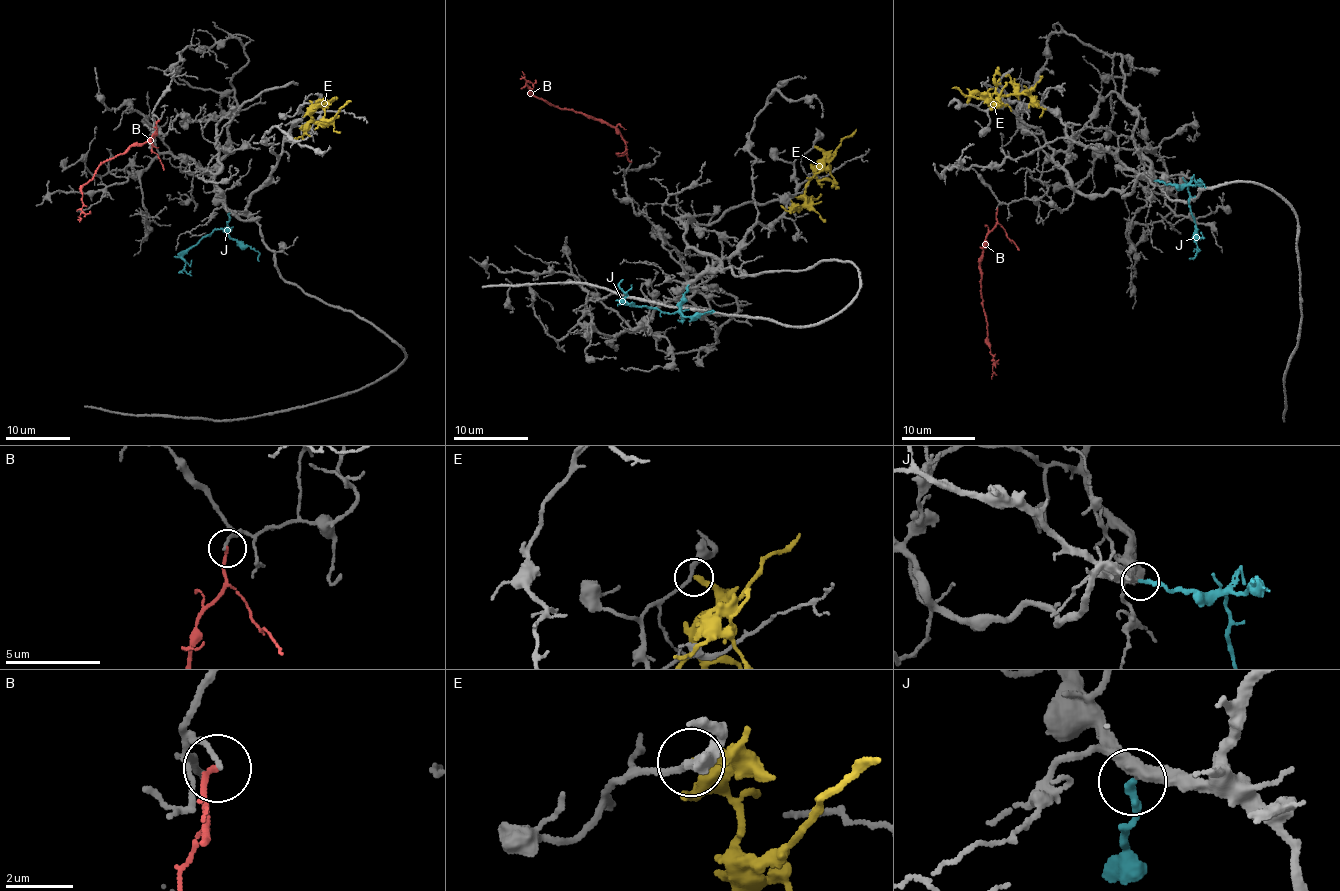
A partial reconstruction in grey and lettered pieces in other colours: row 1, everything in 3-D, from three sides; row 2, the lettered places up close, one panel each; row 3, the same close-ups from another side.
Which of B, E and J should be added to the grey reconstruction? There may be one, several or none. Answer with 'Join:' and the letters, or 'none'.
Join: J

